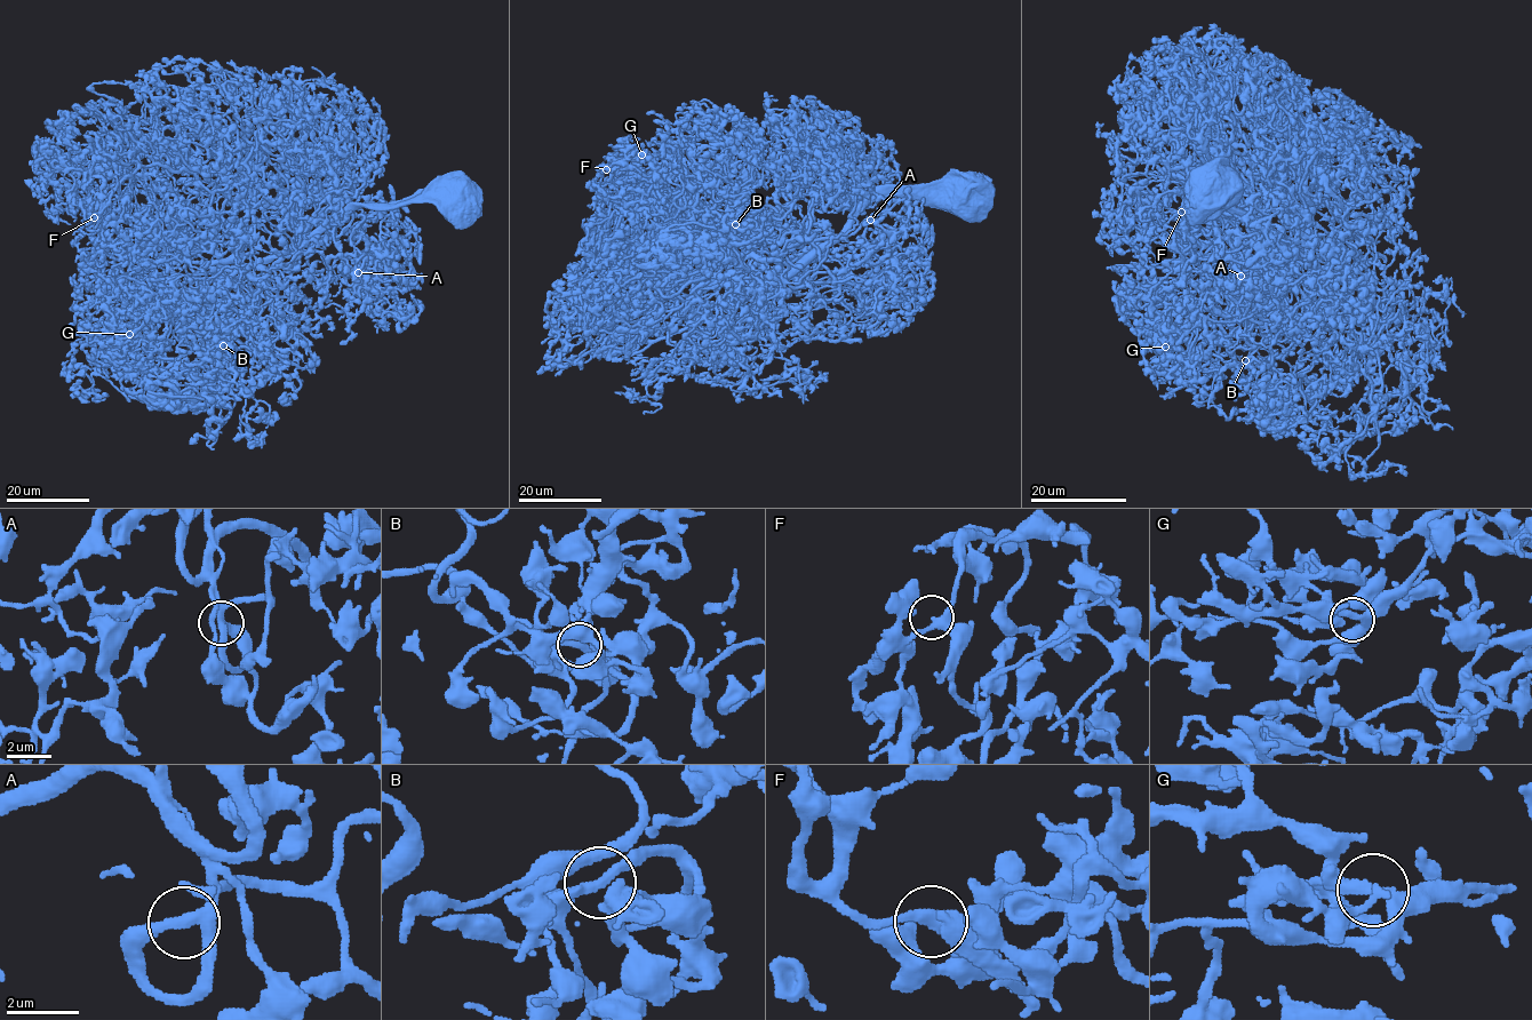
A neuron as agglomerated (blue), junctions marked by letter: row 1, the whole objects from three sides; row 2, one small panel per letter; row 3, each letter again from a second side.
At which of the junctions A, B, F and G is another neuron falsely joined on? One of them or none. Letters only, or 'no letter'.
no letter

